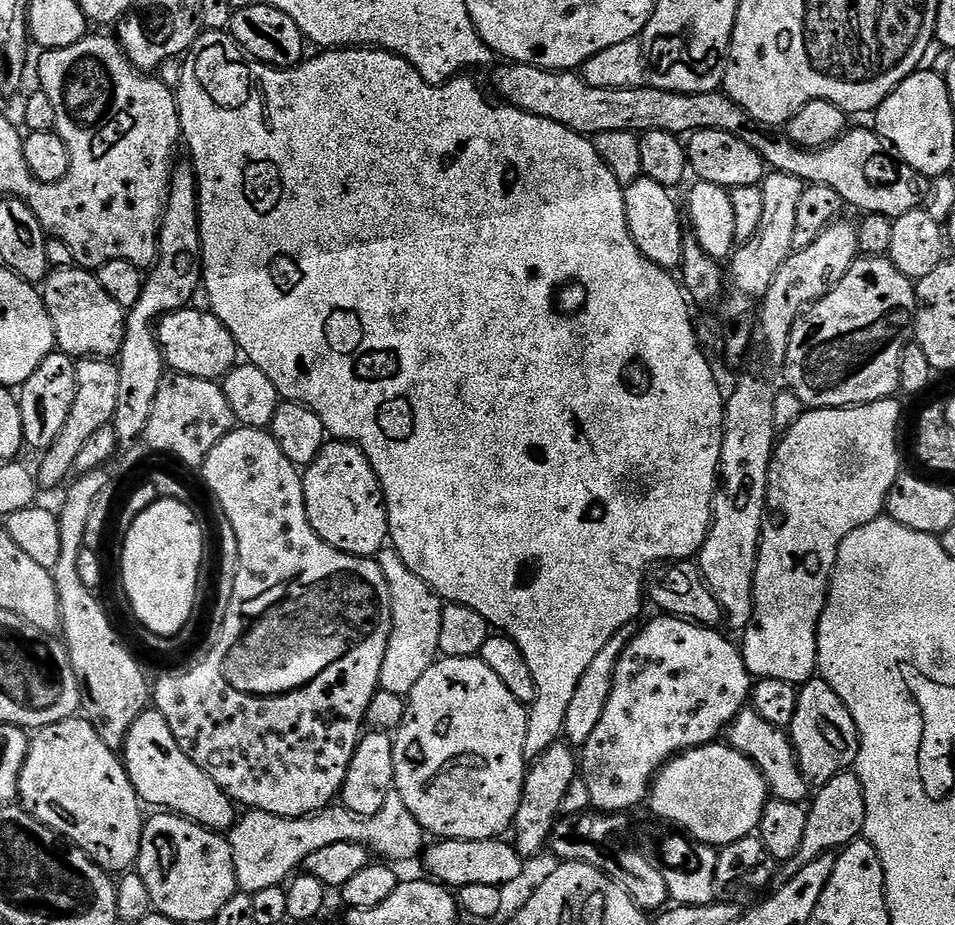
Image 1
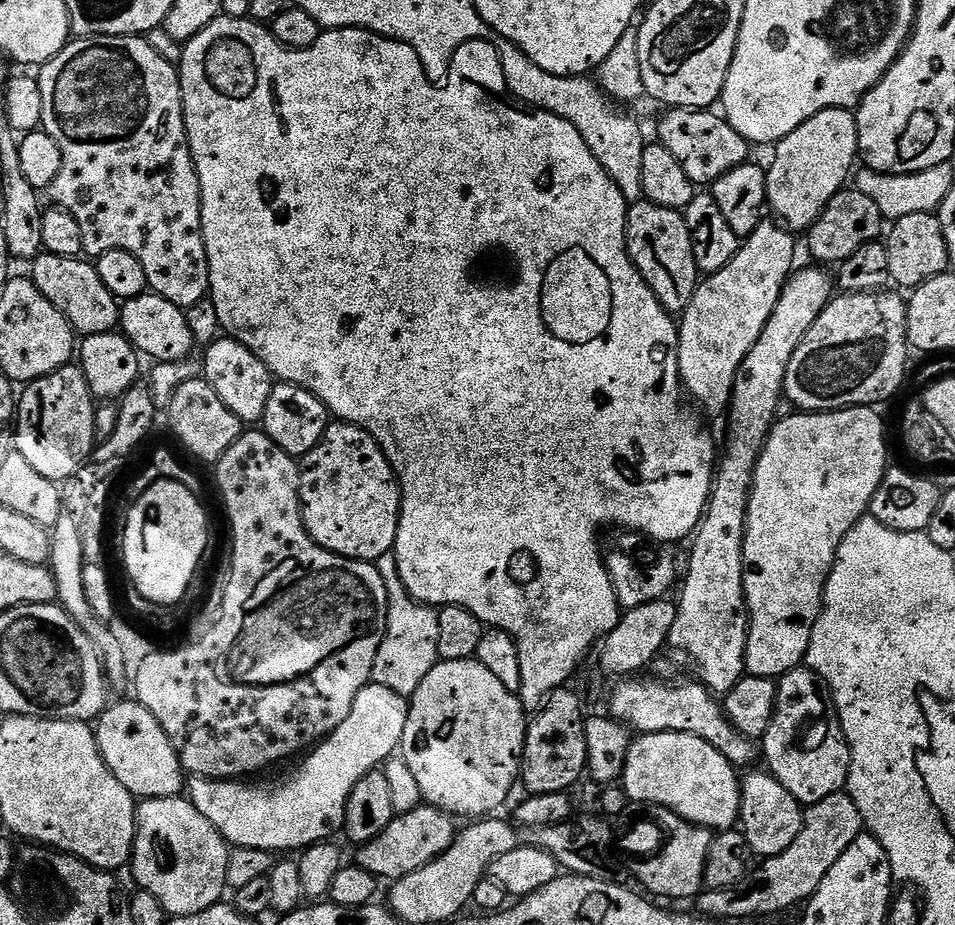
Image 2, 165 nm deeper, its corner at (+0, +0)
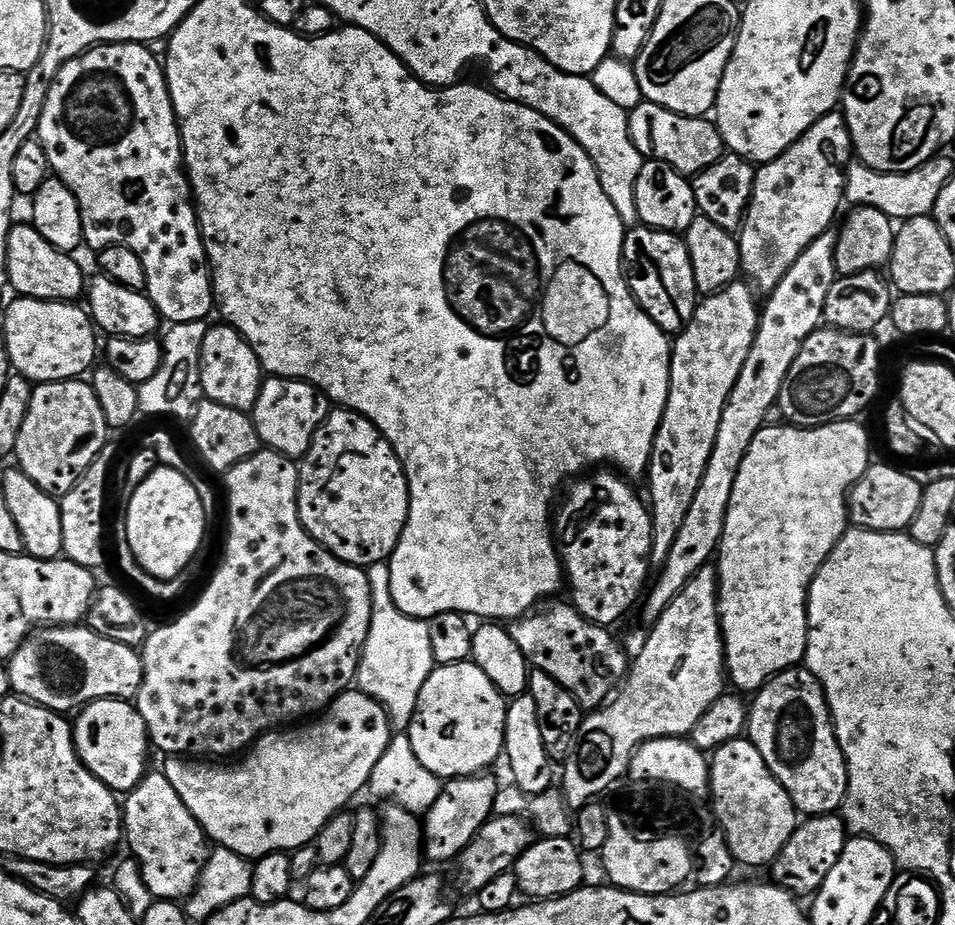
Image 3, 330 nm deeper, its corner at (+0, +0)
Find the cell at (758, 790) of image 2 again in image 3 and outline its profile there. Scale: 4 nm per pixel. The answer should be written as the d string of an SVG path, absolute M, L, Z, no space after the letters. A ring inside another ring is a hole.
M741 738L726 742L710 756L709 782L712 808L716 811L719 831L724 833L730 854L737 865L767 869L782 854L794 834L798 813L790 794L774 778L766 758L758 754L752 741Z

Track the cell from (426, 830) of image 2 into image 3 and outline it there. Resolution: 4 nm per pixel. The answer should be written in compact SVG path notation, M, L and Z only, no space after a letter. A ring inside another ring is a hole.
M492 774L478 776L459 776L456 780L447 781L440 789L438 802L422 817L424 830L423 855L436 864L455 861L460 853L470 846L470 842L482 830L485 822L492 819L496 810L496 796L501 785L496 784Z

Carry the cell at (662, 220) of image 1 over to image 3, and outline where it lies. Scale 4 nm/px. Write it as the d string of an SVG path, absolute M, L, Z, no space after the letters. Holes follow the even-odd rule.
M643 226L629 227L624 233L624 274L641 310L662 331L679 334L688 327L696 313L698 293L688 245L677 233Z

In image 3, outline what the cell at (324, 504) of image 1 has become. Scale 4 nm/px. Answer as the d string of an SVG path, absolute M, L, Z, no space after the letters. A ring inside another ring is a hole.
M341 407L329 411L310 442L310 450L299 461L298 467L300 521L327 552L334 554L342 562L365 570L371 564L382 564L392 559L392 551L402 538L410 510L408 479L404 473L404 464L390 442L365 416Z

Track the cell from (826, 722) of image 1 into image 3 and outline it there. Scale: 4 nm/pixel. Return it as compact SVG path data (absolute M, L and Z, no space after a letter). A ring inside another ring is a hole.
M787 668L755 693L748 710L746 736L790 794L797 813L805 817L830 816L843 809L848 763L836 737L826 694L807 668Z

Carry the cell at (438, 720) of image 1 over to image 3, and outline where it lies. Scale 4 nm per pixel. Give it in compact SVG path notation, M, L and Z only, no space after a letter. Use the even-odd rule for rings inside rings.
M441 664L432 669L418 694L417 710L406 738L418 754L418 762L441 781L478 776L501 759L508 706L506 697L476 664Z

